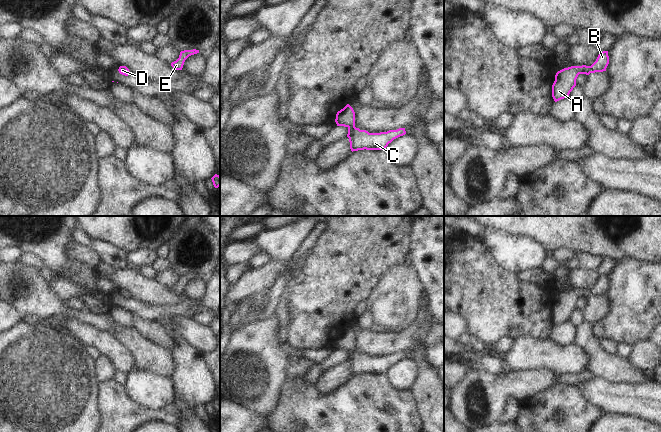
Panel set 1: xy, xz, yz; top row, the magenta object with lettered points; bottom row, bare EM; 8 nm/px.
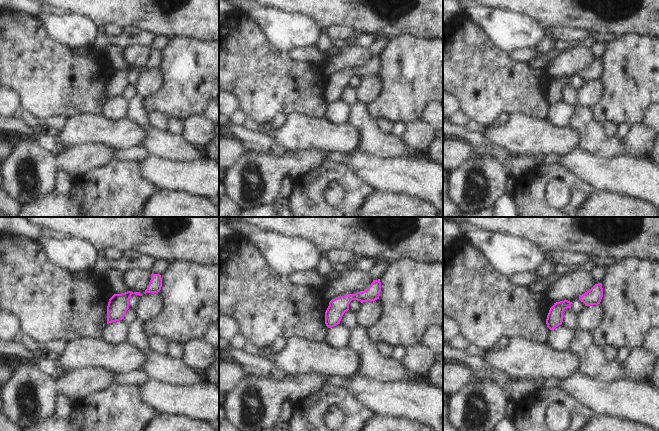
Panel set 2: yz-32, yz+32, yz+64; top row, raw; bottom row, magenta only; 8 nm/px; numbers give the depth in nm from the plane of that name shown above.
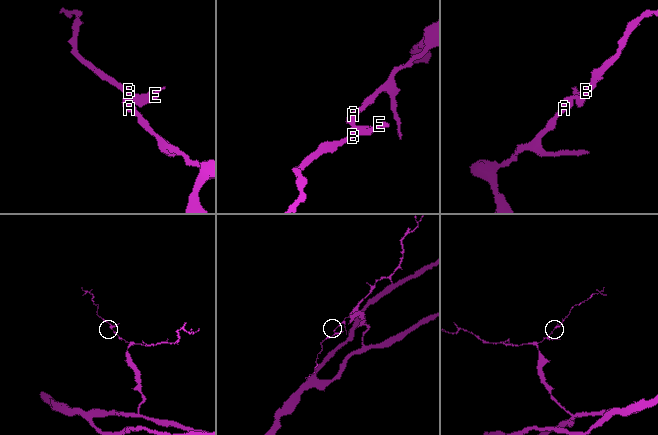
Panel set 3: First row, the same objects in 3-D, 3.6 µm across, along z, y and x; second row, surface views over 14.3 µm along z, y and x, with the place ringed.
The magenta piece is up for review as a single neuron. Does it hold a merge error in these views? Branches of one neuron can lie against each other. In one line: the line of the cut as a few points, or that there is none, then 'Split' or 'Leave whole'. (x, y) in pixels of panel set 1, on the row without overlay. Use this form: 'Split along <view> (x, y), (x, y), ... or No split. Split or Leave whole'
No split. Leave whole.

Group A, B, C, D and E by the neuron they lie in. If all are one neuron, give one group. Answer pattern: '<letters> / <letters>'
A B C D E

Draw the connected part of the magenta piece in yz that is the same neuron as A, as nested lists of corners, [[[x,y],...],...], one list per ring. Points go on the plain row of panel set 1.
[[[608,275],[600,276],[596,285],[591,290],[571,290],[558,295],[552,309],[552,321],[555,326],[569,320],[576,310],[576,303],[579,298],[589,299],[590,297],[603,296],[609,288]]]

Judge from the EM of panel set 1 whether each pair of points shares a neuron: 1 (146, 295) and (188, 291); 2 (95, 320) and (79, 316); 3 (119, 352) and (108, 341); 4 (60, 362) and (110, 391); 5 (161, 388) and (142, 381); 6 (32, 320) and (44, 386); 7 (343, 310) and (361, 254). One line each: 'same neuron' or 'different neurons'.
1: different neurons
2: same neuron
3: same neuron
4: different neurons
5: same neuron
6: different neurons
7: same neuron

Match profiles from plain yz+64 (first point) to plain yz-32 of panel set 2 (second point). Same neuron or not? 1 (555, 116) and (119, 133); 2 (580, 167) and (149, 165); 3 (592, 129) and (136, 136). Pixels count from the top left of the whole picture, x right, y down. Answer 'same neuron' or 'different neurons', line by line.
1: different neurons
2: same neuron
3: different neurons

